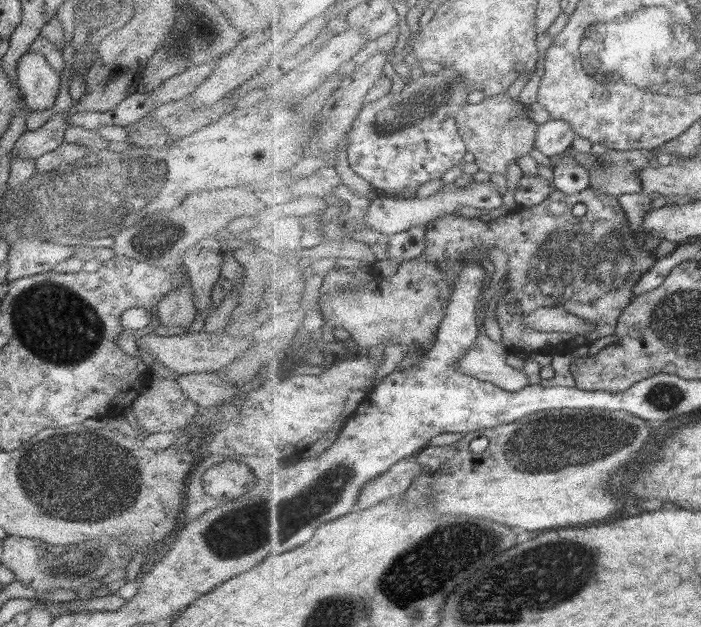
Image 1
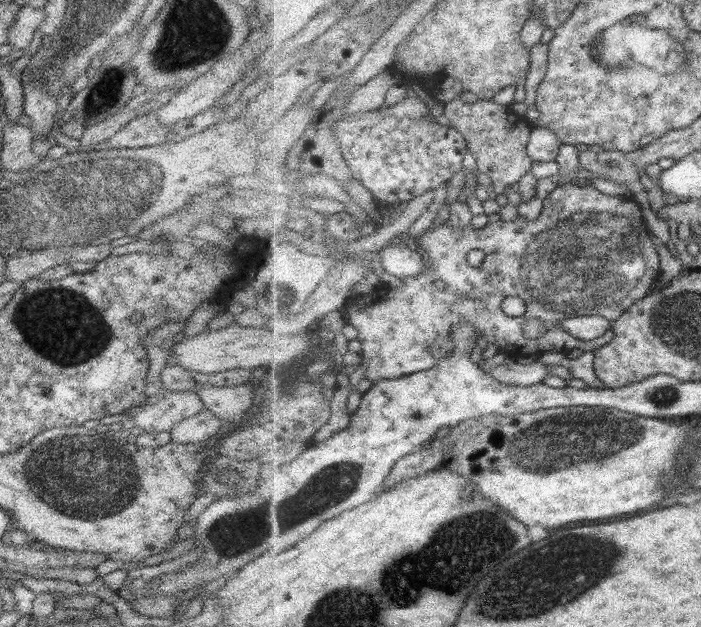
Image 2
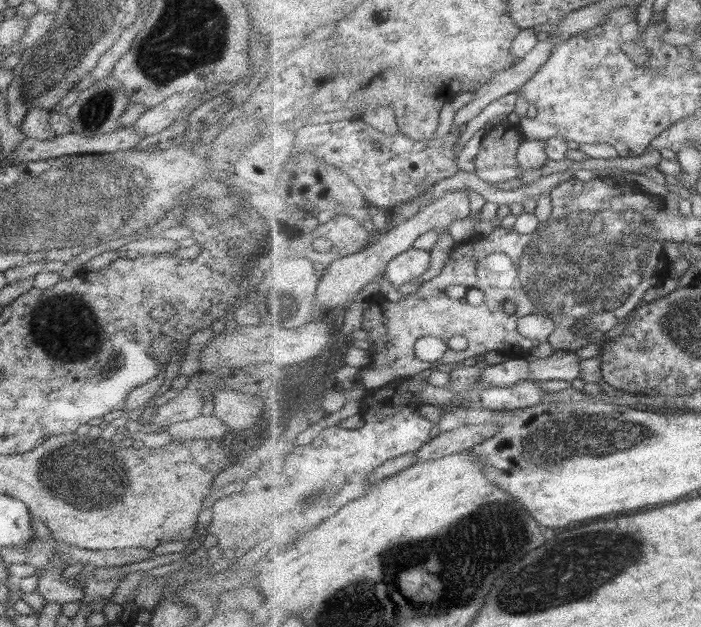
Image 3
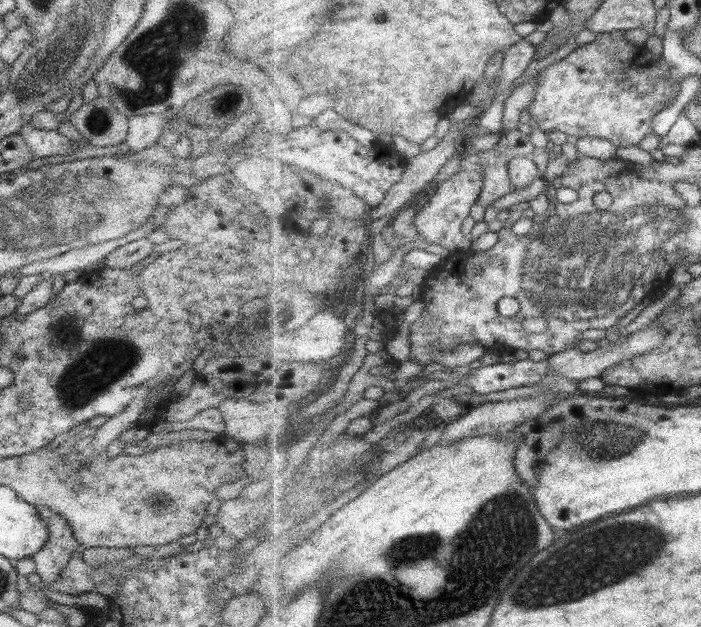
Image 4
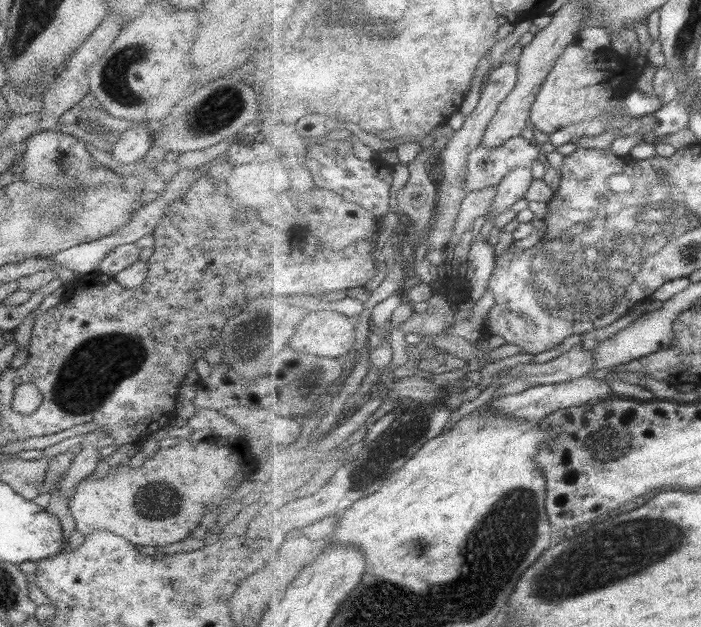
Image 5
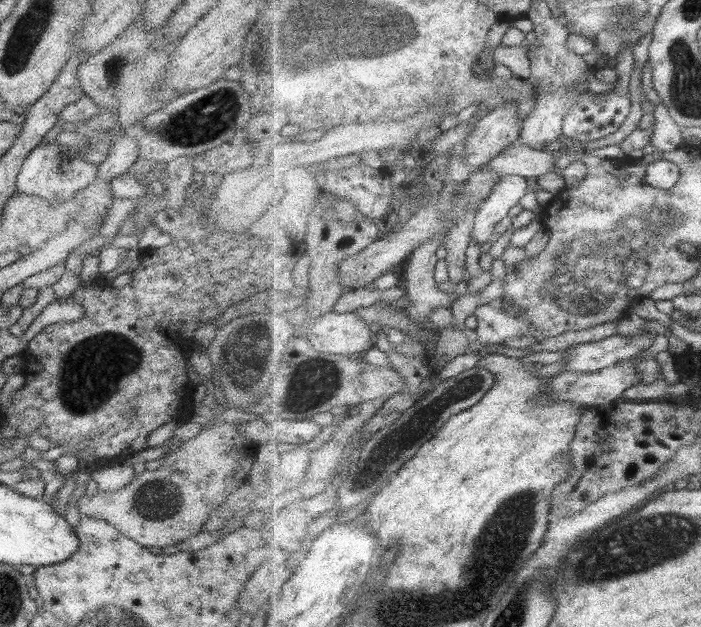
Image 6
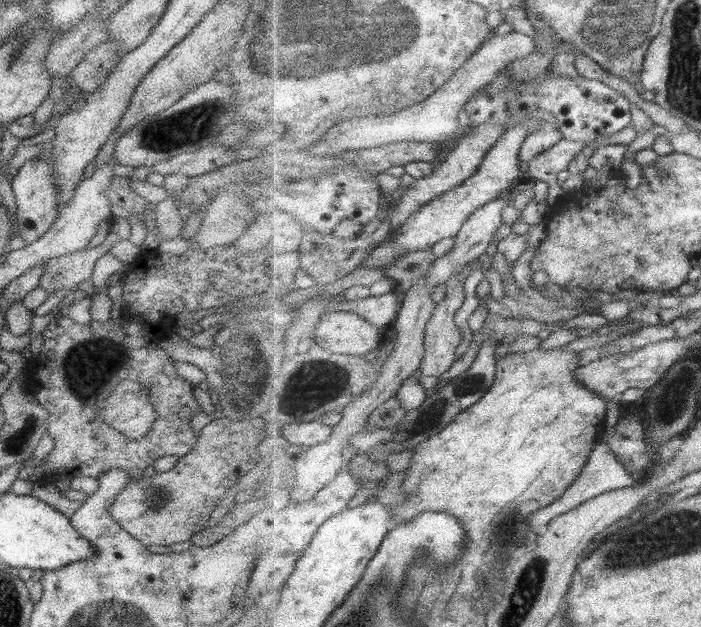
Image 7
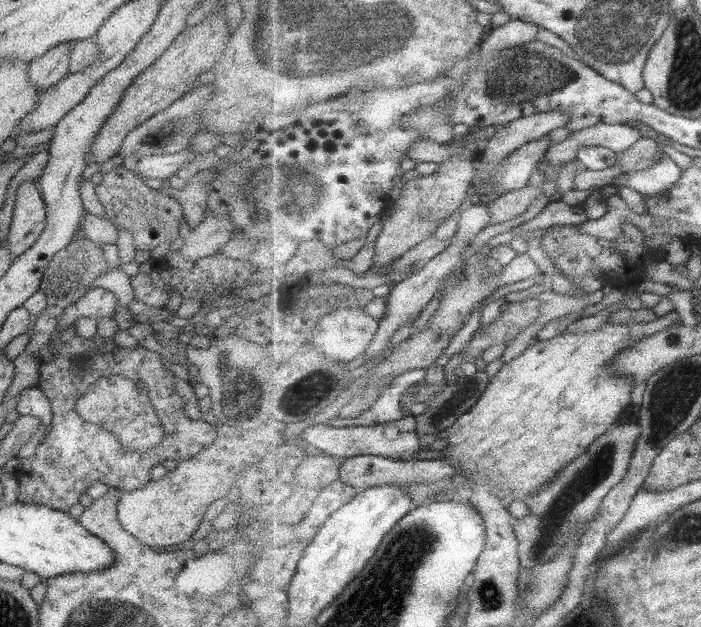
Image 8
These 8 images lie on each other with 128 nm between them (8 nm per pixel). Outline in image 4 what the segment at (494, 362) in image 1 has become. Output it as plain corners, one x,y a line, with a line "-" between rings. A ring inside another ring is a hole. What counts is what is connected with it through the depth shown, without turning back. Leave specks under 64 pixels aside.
658,319
649,323
645,329
641,329
636,333
628,336
626,340
619,345
612,343
611,348
599,347
594,351
582,352
577,346
564,350
563,352
550,355
548,359
548,367
552,372
558,372
560,376
571,379
574,382
587,380
587,378
601,378
604,370
610,366
617,364
621,359
642,355
644,352
652,351
657,345
660,345
664,339
664,330
660,326

